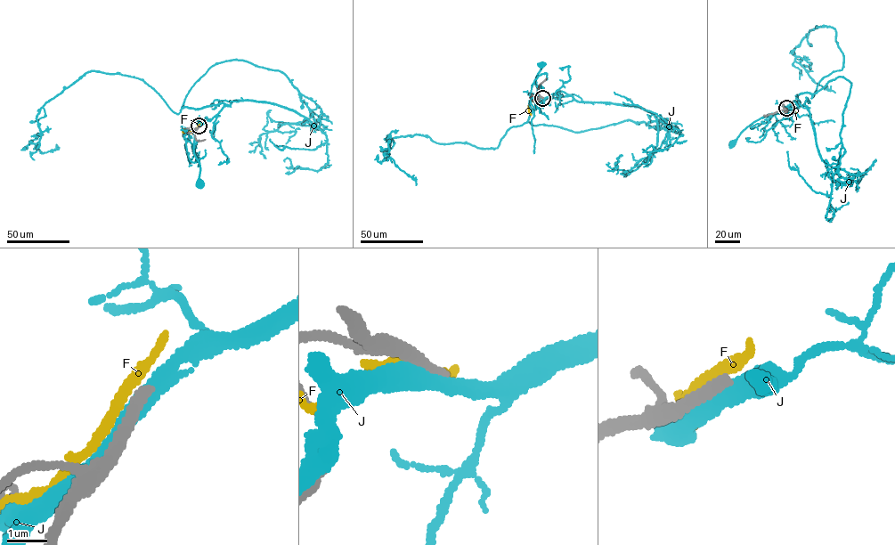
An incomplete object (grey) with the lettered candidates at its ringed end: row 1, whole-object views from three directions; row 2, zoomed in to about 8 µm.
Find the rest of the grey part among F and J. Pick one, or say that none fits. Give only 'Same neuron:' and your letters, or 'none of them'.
Same neuron: none of them

